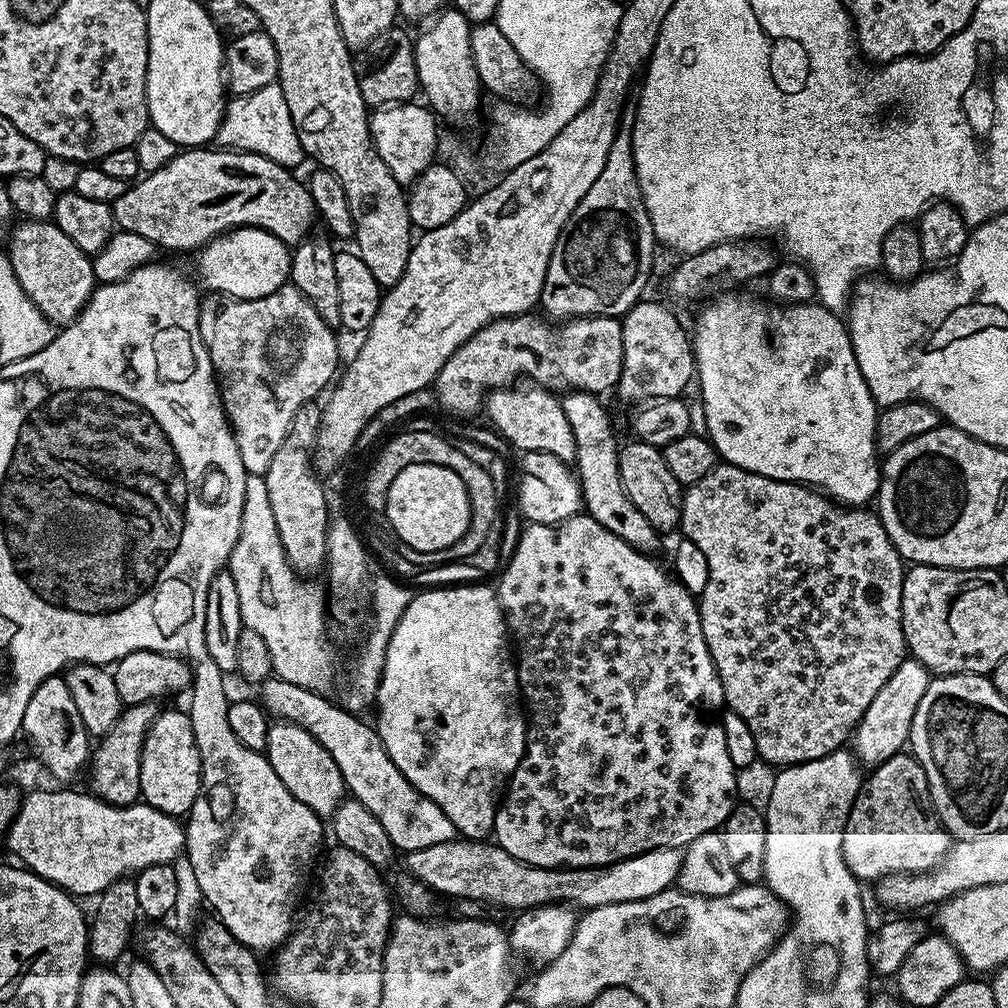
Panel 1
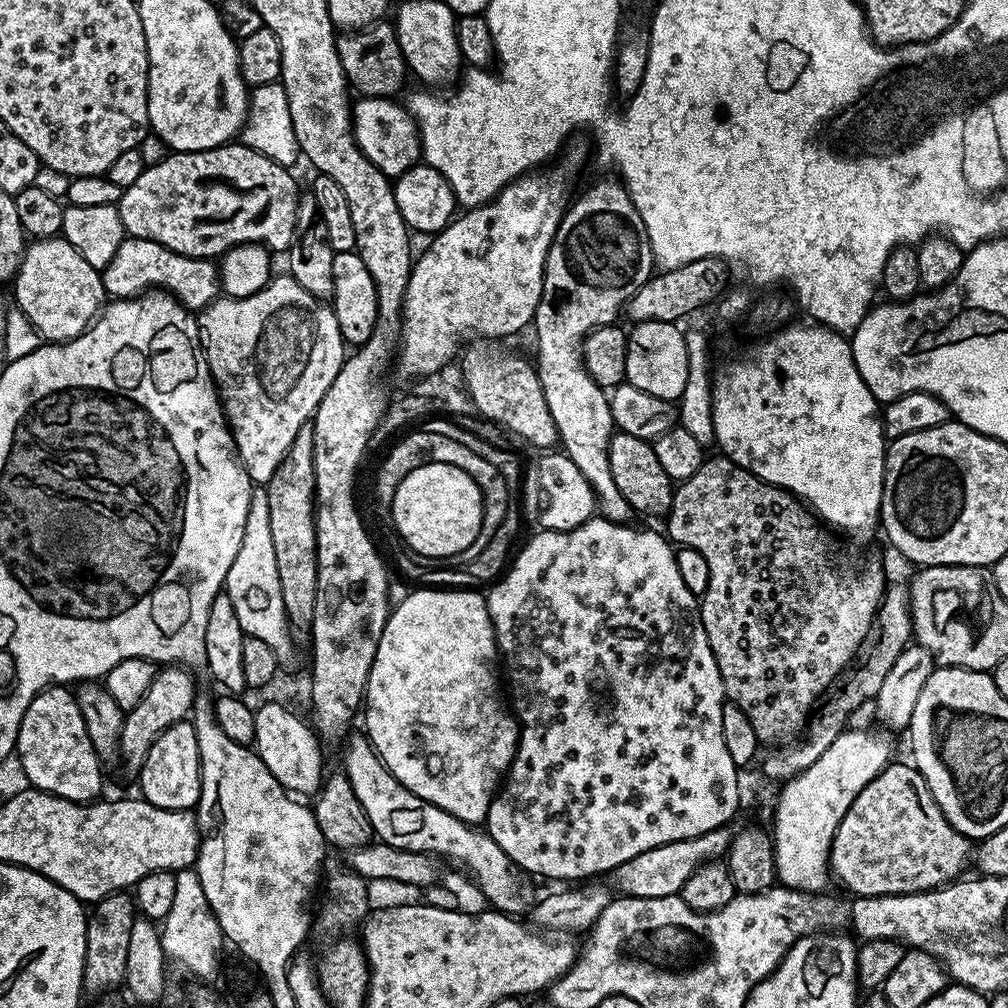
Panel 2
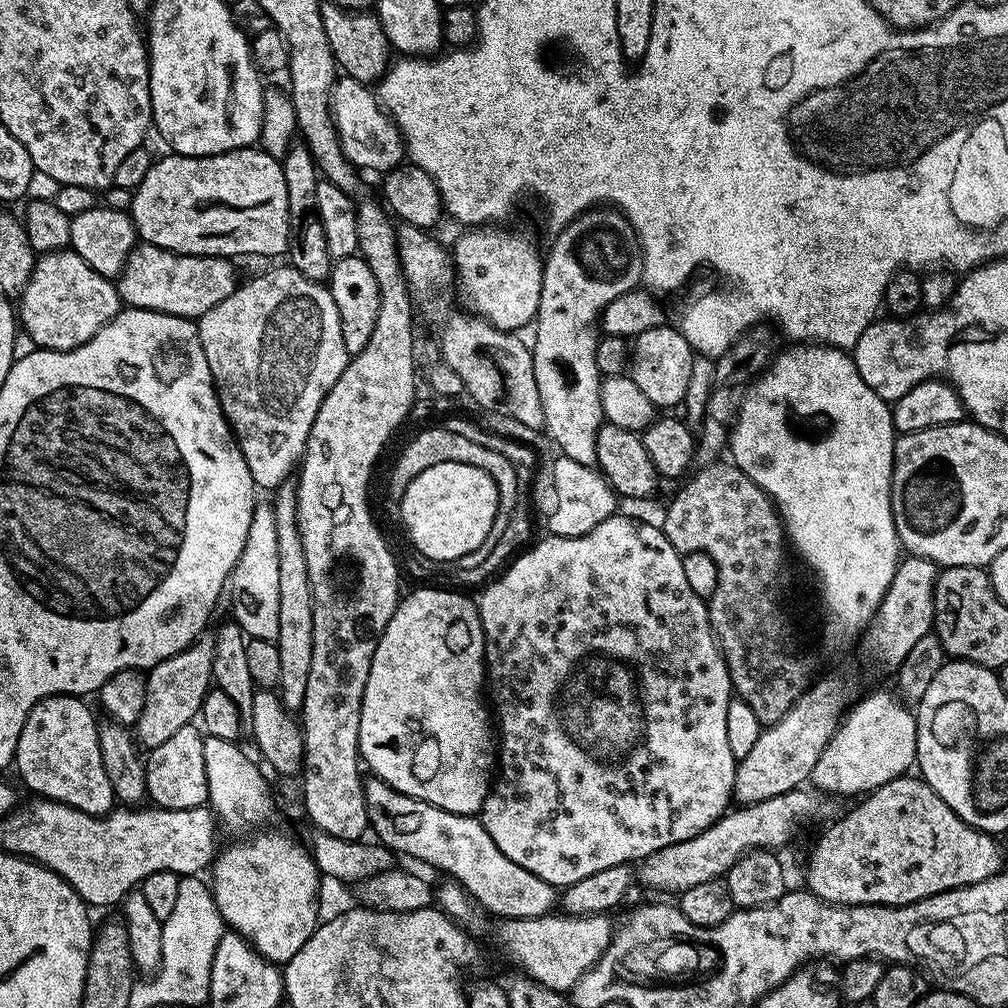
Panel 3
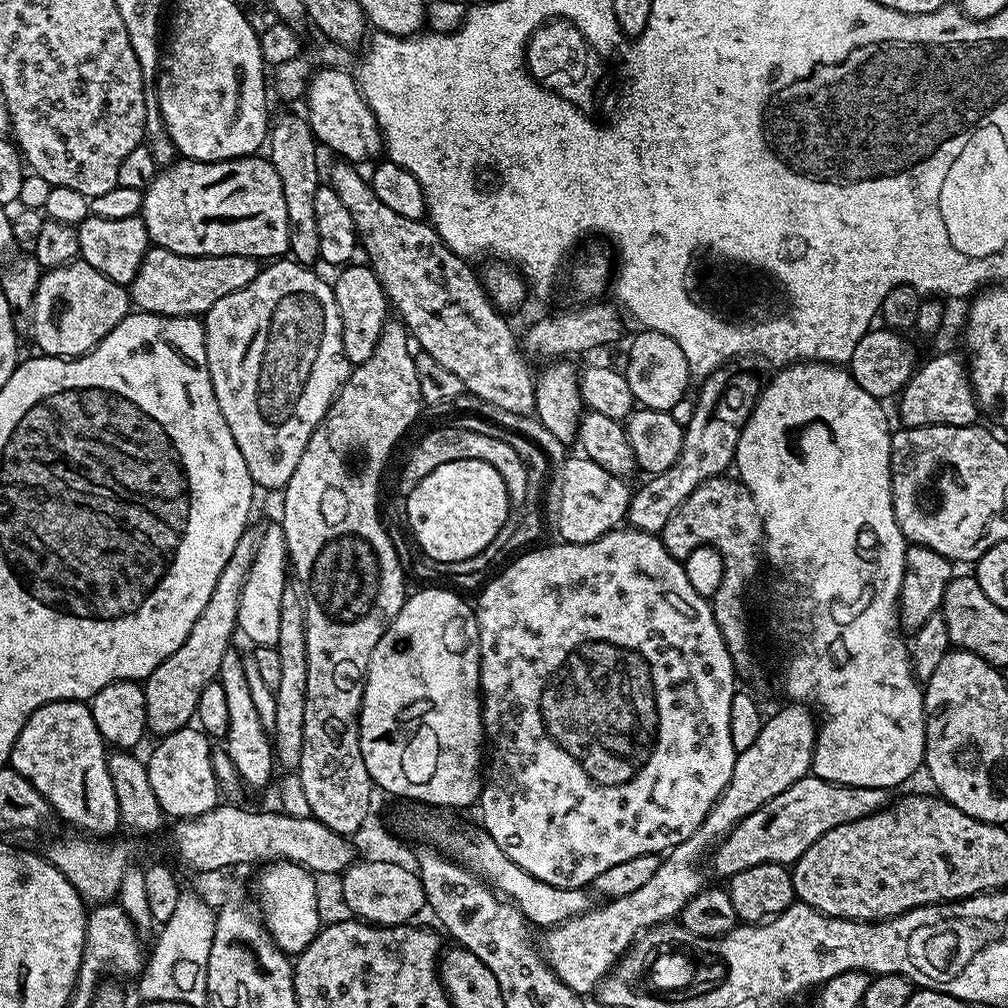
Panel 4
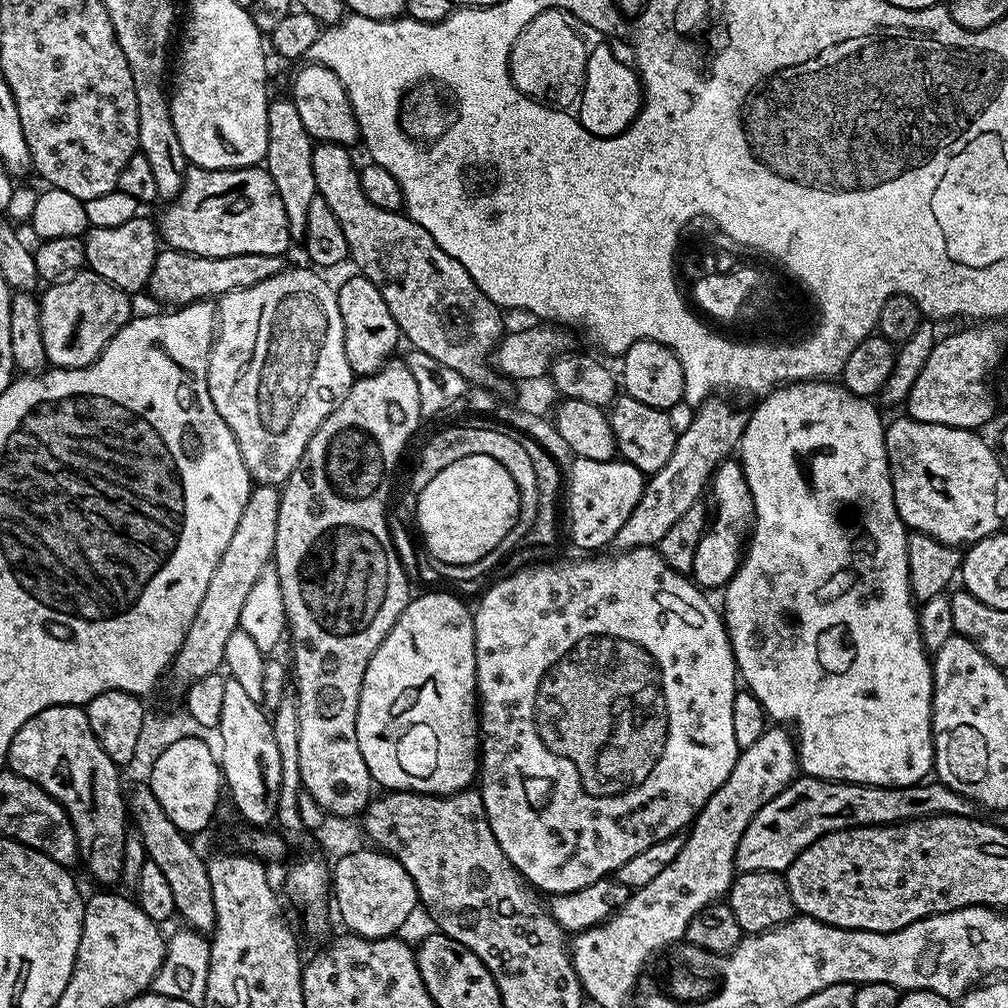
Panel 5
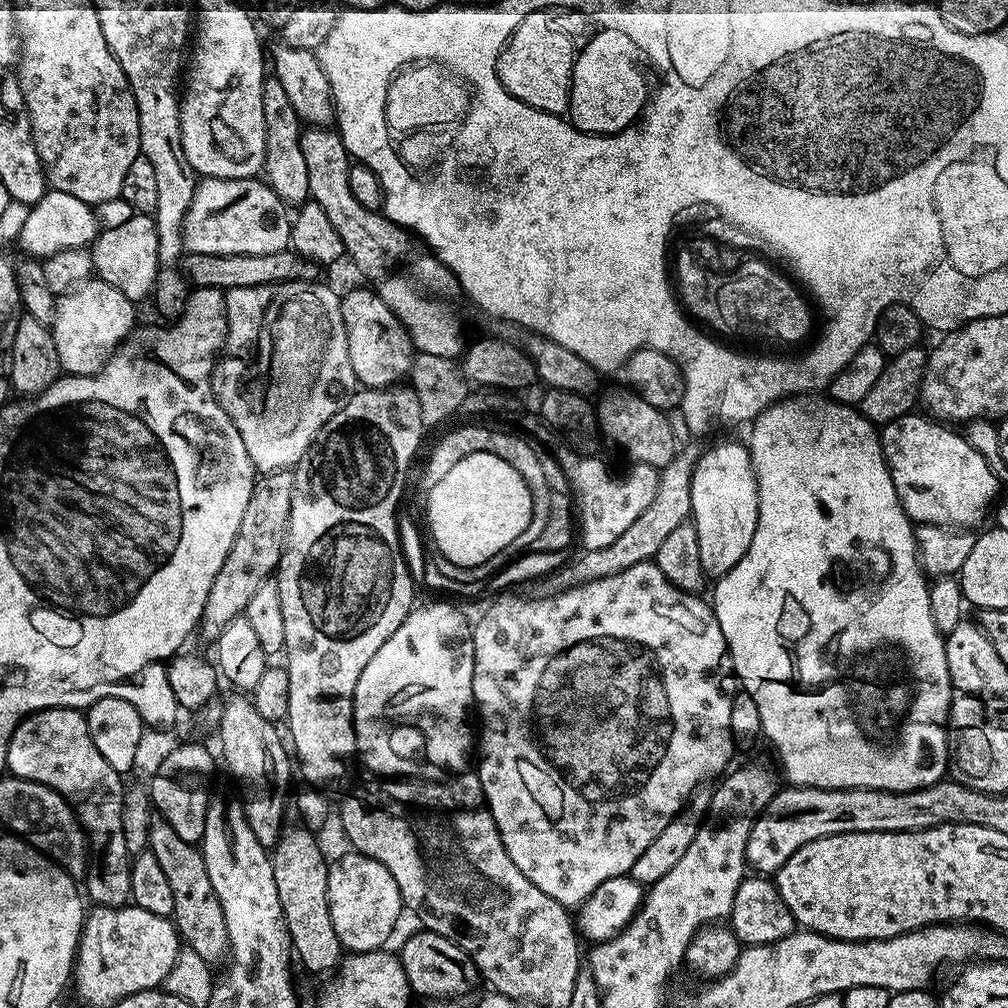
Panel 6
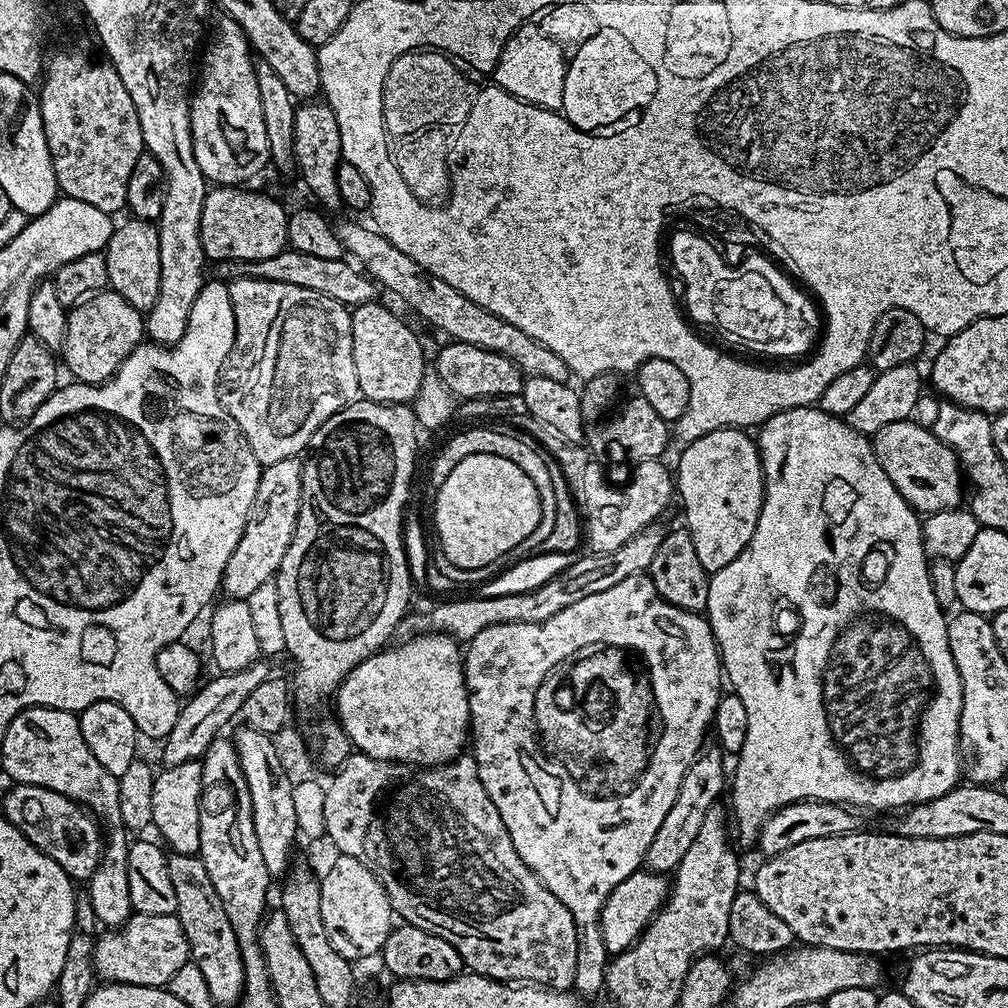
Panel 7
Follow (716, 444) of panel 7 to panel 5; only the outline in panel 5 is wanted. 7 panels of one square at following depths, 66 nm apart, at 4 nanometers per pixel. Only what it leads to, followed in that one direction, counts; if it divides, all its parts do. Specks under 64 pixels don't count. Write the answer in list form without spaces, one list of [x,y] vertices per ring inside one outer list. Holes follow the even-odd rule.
[[[729,458],[716,467],[716,473],[710,481],[710,496],[716,503],[716,517],[711,517],[706,531],[696,543],[690,561],[690,576],[701,589],[723,589],[732,580],[732,575],[742,563],[742,549],[754,520],[752,495],[744,477],[744,467],[735,459]]]

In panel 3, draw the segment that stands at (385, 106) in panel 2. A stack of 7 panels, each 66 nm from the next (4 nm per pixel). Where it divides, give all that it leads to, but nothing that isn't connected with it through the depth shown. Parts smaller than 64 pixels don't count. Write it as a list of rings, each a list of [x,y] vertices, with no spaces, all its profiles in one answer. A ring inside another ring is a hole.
[[[341,75],[332,85],[332,125],[340,139],[346,158],[357,170],[369,168],[372,172],[383,174],[398,167],[405,159],[404,137],[395,120],[378,103],[378,96],[369,85],[354,78]]]

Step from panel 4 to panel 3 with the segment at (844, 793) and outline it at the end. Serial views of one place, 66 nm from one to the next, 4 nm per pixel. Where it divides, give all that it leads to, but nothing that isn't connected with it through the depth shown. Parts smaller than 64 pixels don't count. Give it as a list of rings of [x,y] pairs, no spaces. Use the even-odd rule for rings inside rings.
[[[799,787],[757,804],[733,807],[702,834],[686,842],[666,846],[646,857],[638,868],[639,883],[641,880],[646,887],[653,888],[656,892],[685,892],[702,882],[727,877],[730,866],[734,866],[738,858],[753,852],[755,848],[780,850],[783,844],[791,842],[792,835],[799,830],[800,824],[807,820],[831,821],[837,801],[819,790],[804,791],[803,787]]]

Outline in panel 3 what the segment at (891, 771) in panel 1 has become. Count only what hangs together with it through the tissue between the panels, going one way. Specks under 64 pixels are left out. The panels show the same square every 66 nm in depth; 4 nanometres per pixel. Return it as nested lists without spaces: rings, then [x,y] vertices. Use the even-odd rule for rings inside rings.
[[[905,774],[894,778],[882,786],[873,788],[871,792],[863,798],[857,799],[853,804],[856,805],[841,820],[839,818],[833,819],[825,827],[829,828],[817,838],[816,845],[812,848],[812,857],[808,860],[807,891],[815,894],[819,900],[826,901],[827,904],[839,904],[850,908],[857,908],[863,904],[885,904],[897,908],[900,904],[913,904],[919,900],[930,898],[934,894],[942,894],[955,888],[965,888],[971,884],[977,884],[986,878],[997,876],[1005,867],[1004,856],[1000,853],[1000,844],[996,841],[999,839],[995,835],[980,832],[974,826],[962,822],[958,818],[958,814],[954,814],[954,810],[950,810],[950,806],[946,806],[946,802],[942,802],[942,798],[938,798],[938,794],[934,794],[934,790],[928,785],[928,781],[919,775]]]

